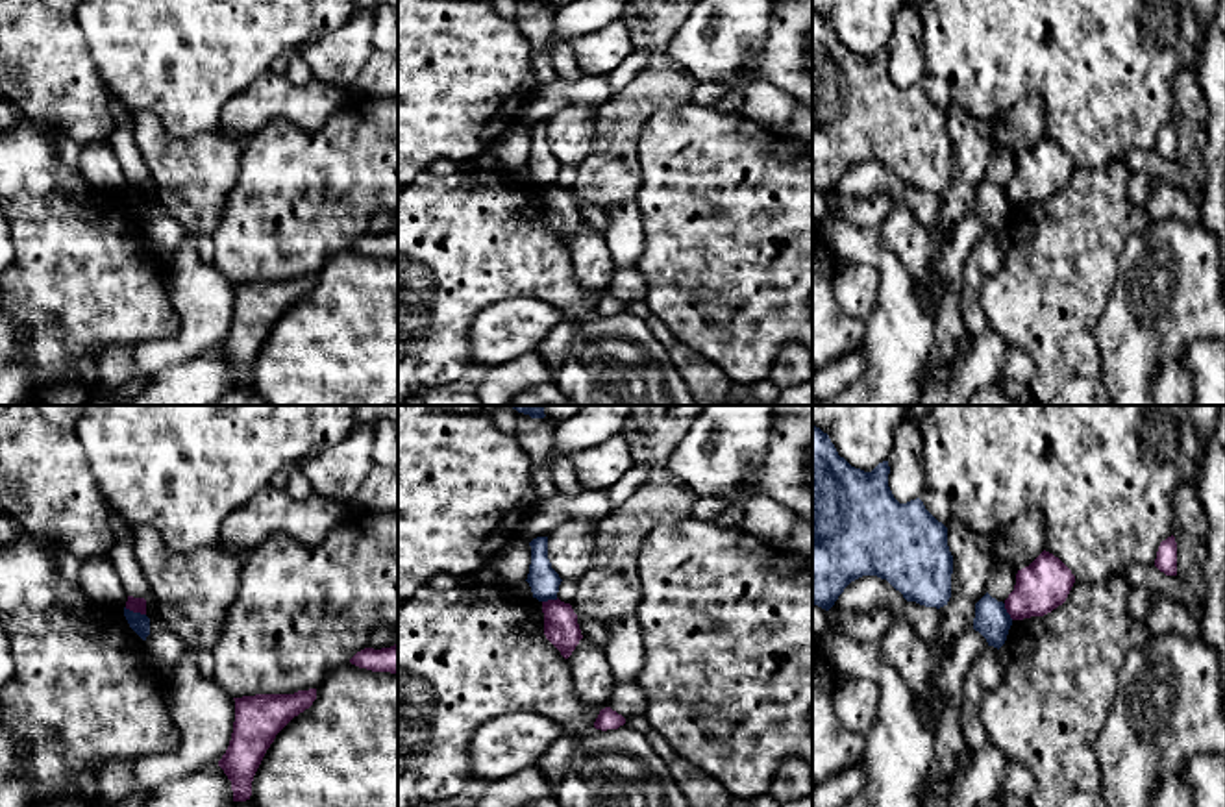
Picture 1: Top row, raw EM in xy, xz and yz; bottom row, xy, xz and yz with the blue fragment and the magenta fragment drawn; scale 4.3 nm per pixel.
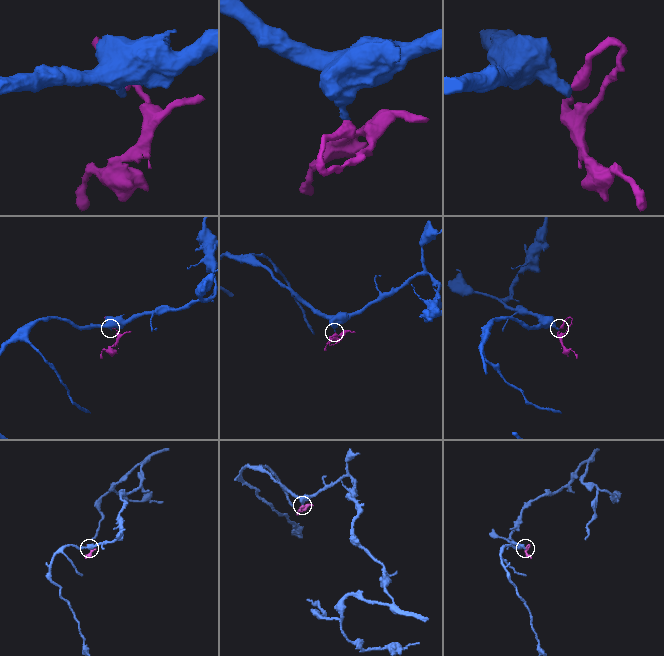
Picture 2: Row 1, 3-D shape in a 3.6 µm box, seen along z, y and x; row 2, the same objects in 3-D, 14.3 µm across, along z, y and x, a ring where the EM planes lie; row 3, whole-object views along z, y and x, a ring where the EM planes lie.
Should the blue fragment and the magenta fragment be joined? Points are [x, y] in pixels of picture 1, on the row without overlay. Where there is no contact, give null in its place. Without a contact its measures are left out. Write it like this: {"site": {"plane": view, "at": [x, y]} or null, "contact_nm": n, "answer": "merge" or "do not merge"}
{"site": {"plane": "xy", "at": [136, 198]}, "contact_nm": 100, "answer": "do not merge"}

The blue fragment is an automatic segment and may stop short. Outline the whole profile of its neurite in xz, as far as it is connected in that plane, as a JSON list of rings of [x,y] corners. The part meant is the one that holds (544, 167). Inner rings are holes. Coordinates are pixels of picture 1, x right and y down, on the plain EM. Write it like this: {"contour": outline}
{"contour": [[[537,122],[529,128],[531,131],[531,150],[527,159],[527,168],[531,172],[533,183],[538,187],[557,185],[561,163],[551,154],[548,144],[548,122]]]}

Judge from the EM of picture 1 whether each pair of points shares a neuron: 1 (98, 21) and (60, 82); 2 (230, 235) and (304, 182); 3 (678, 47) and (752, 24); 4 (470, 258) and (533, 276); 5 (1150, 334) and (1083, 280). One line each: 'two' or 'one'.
1: two
2: one
3: one
4: one
5: two

